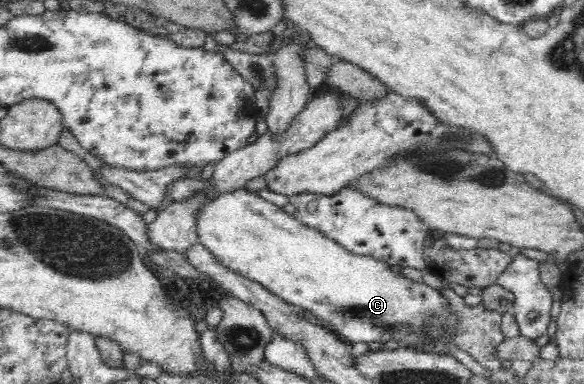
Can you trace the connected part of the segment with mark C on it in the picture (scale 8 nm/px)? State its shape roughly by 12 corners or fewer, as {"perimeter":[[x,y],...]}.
{"perimeter":[[247,188],[202,193],[200,245],[345,342],[451,345],[439,289]]}

